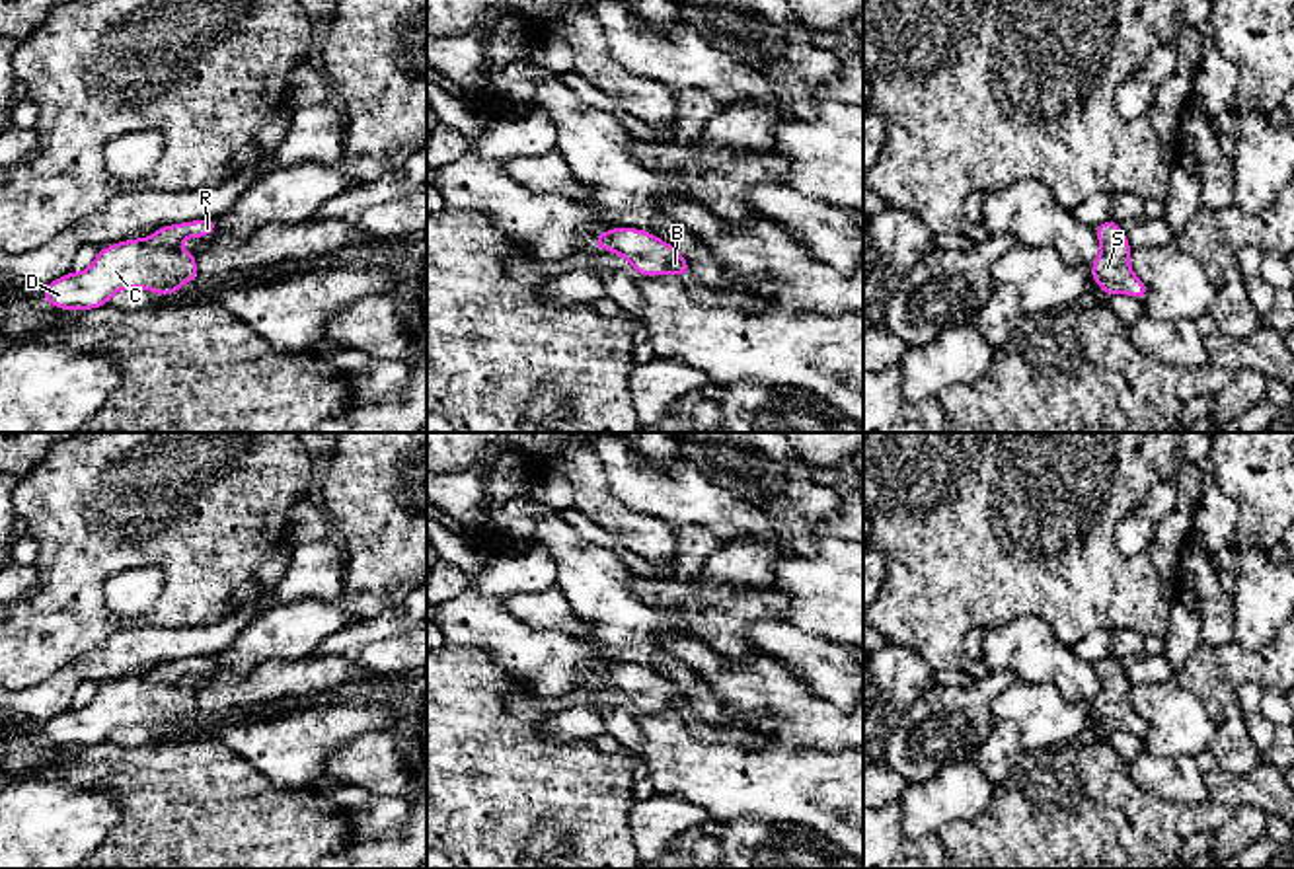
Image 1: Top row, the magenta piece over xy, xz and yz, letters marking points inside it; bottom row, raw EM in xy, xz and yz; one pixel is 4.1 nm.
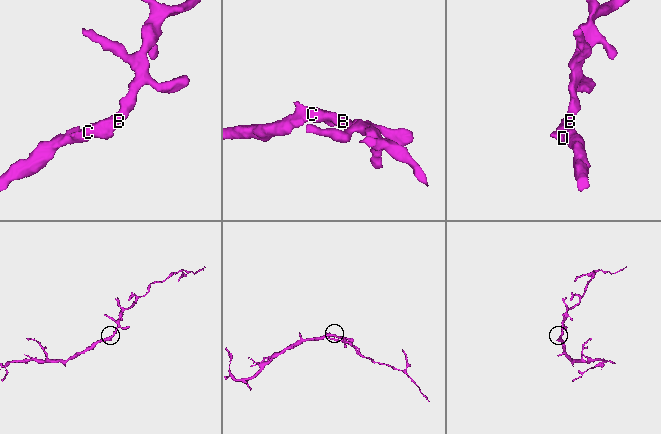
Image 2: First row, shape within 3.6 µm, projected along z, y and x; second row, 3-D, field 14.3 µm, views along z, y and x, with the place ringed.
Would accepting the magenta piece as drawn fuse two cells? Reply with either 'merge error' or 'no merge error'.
no merge error

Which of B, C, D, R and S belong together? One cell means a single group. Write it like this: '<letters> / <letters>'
B C D R S

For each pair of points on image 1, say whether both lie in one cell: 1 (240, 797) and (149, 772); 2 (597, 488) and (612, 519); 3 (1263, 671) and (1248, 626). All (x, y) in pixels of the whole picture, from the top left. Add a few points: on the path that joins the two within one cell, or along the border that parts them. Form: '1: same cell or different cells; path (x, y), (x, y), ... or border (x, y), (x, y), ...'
1: same cell; path (217, 797), (178, 797), (172, 792)
2: same cell; path (597, 495), (597, 501), (607, 511)
3: different cells; border (1273, 638), (1257, 649), (1242, 649), (1232, 640)

